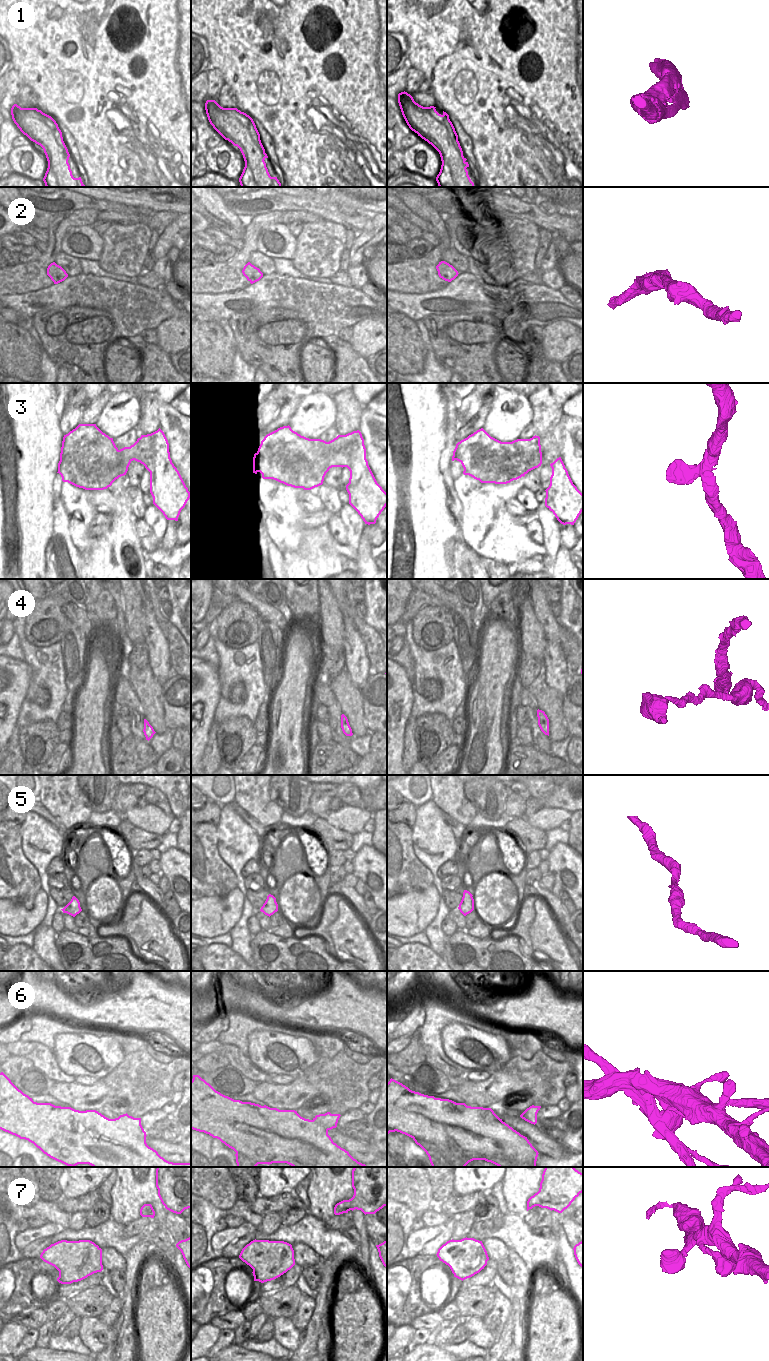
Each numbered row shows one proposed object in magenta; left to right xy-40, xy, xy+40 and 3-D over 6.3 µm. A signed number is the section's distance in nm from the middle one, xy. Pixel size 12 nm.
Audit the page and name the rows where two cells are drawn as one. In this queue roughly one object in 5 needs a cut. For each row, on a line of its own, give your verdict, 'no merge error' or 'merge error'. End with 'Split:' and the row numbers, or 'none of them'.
1: no merge error
2: no merge error
3: no merge error
4: no merge error
5: no merge error
6: merge error
7: no merge error
Split: 6

